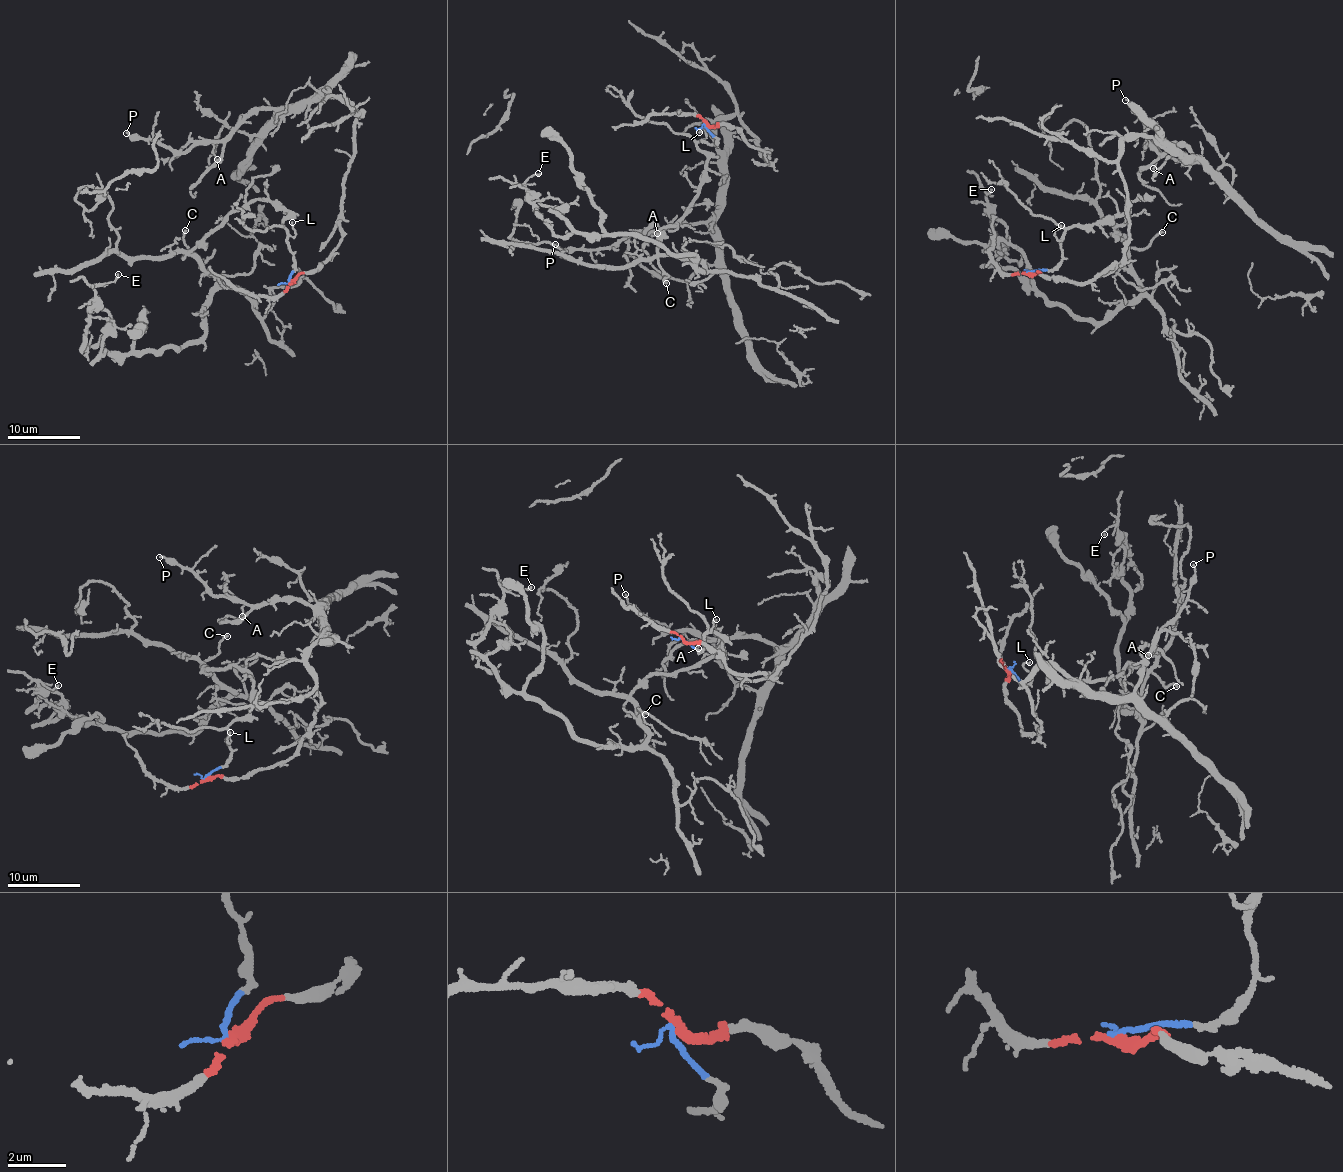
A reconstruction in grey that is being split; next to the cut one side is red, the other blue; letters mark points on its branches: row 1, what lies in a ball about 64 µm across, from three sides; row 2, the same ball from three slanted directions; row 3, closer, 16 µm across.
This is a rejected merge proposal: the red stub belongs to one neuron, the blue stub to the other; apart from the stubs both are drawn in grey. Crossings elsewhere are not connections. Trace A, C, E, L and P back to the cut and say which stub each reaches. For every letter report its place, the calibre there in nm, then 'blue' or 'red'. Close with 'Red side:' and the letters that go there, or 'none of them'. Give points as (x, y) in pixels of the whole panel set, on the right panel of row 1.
A: (1153, 168) | 120 nm | red
C: (1162, 232) | 180 nm | blue
E: (991, 189) | 140 nm | blue
L: (1061, 225) | 90 nm | blue
P: (1125, 100) | 120 nm | red
Red side: A, P

